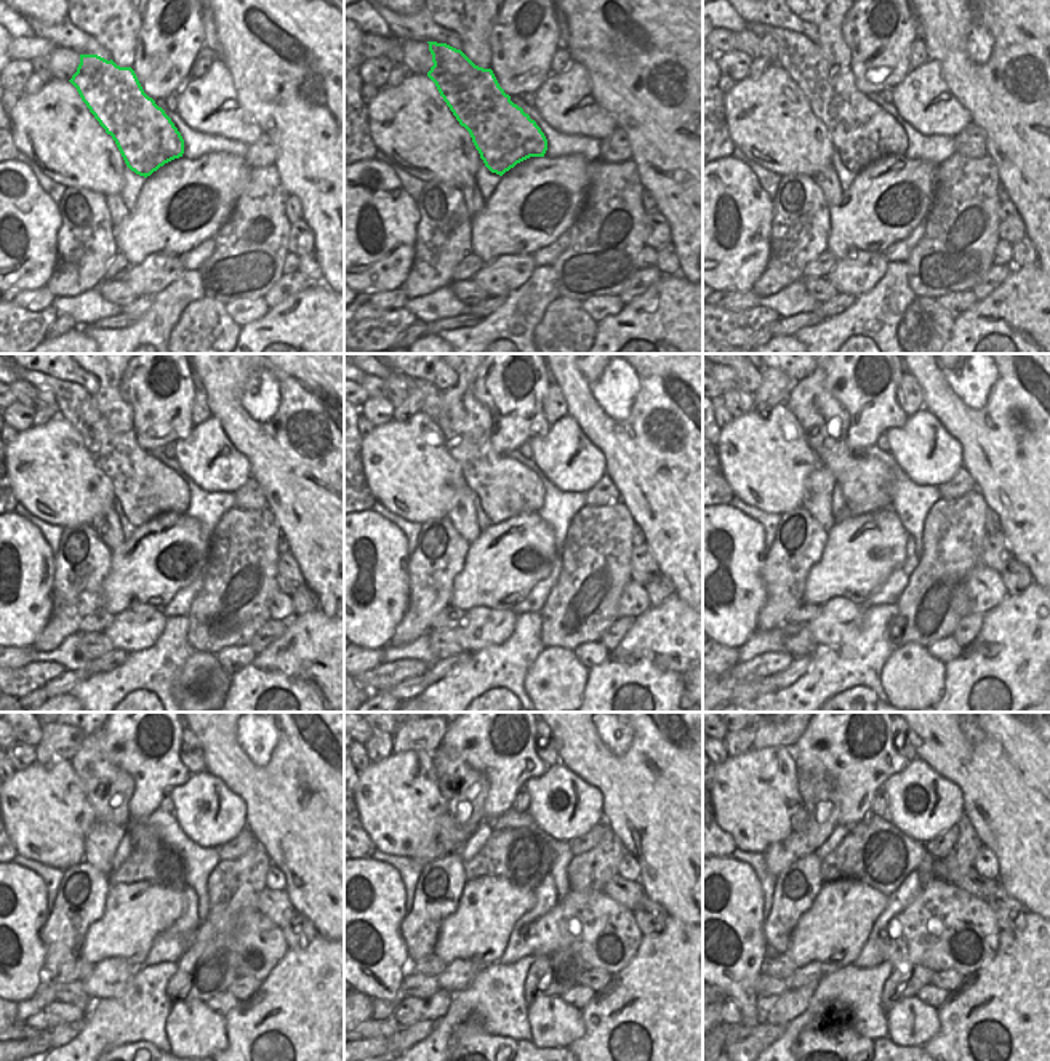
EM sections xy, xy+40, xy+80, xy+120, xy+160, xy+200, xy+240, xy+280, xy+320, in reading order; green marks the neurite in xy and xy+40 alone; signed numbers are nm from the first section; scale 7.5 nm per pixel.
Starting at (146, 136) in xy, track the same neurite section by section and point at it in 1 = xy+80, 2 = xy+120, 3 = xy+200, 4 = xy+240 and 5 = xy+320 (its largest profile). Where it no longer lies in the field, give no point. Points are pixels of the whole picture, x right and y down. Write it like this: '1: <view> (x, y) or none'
1: xy+80 (861, 132)
2: xy+120 (146, 488)
3: xy+200 (866, 484)
4: xy+240 (88, 764)
5: xy+320 (820, 796)

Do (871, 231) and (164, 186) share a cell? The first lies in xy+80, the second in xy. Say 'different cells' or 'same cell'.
same cell

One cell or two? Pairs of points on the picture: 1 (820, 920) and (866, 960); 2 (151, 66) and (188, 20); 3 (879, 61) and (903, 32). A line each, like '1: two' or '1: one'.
1: two
2: one
3: one

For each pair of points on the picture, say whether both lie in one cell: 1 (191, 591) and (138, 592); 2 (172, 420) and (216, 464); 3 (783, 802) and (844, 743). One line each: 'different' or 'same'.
1: different
2: different
3: different

